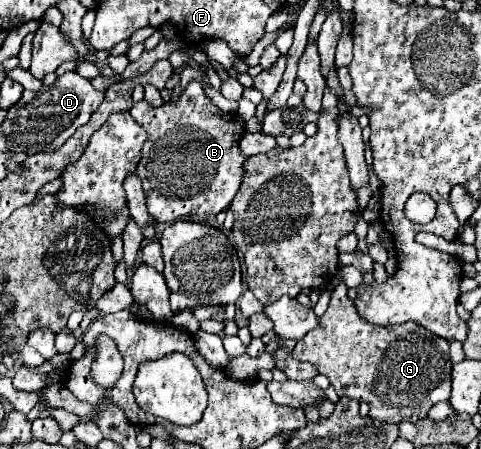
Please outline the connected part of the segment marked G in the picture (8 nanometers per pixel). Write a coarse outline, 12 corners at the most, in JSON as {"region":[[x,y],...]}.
{"region":[[341,279],[291,355],[379,421],[449,401],[449,341],[361,319]]}

